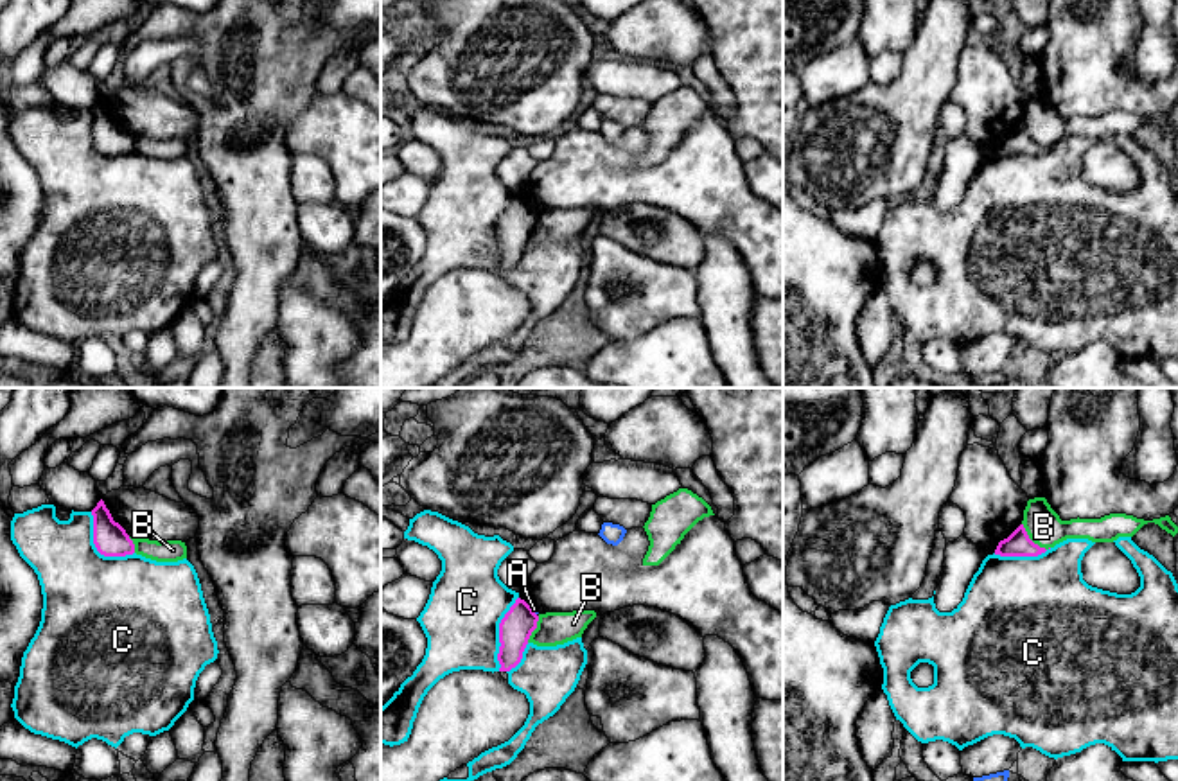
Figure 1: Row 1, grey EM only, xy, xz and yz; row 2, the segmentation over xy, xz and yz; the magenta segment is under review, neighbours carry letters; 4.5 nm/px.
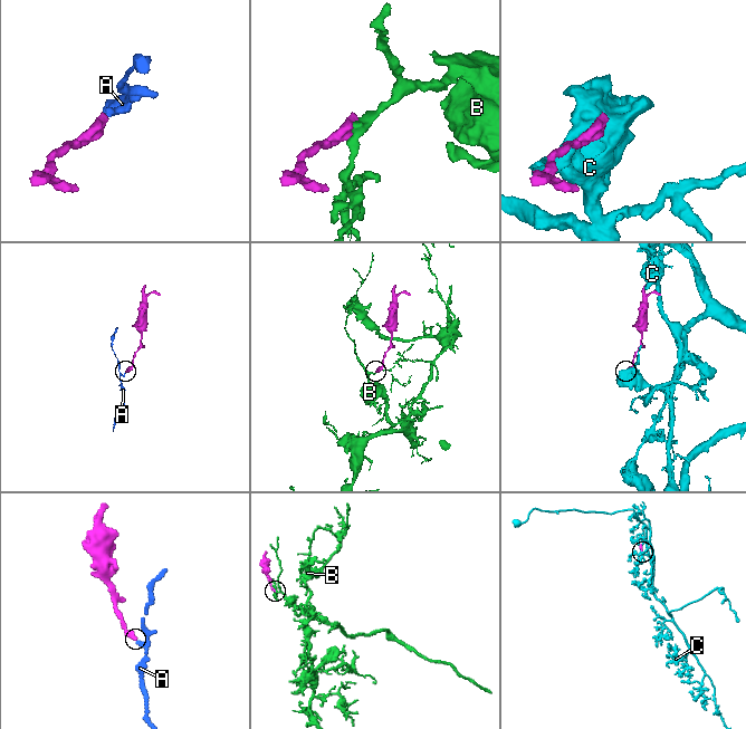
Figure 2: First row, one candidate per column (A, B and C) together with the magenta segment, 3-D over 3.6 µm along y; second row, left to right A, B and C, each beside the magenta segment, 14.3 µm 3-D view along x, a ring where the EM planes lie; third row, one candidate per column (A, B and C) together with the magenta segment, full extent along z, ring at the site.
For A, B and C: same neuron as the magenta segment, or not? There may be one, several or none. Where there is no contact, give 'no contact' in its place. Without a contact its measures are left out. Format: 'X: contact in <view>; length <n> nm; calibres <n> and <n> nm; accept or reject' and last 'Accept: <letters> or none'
A: contact in xz; length 40 nm; calibres 150 and 20 nm; reject
B: contact in yz; length 170 nm; calibres 110 and 160 nm; reject
C: contact in xy; length 280 nm; calibres 150 and 460 nm; reject
Accept: none

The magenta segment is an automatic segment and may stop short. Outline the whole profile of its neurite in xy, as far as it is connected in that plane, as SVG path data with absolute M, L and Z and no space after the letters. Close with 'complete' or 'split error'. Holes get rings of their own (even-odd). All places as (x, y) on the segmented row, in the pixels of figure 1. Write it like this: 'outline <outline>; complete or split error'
outline M101 499L92 510L93 515L93 544L104 557L126 557L135 553L135 544L126 530L113 521L110 510Z; complete

